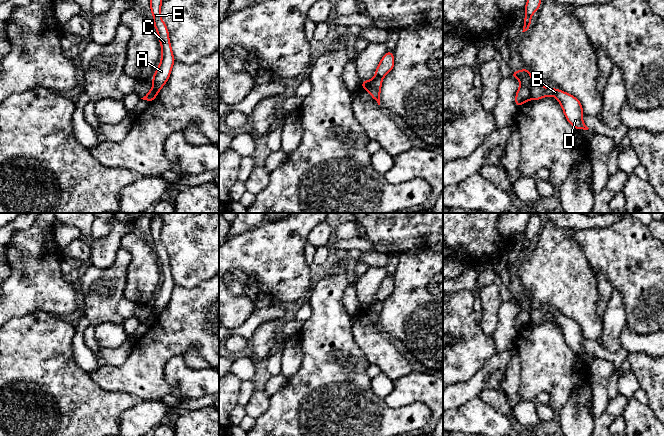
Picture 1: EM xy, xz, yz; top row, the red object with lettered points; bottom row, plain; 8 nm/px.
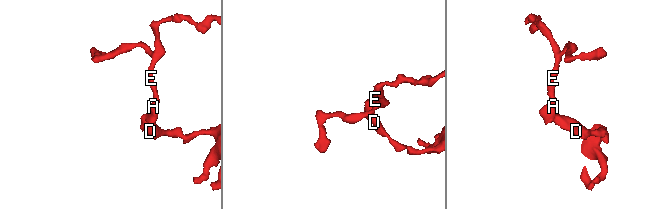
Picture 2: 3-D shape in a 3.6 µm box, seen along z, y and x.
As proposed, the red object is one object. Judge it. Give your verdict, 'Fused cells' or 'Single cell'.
Fused cells

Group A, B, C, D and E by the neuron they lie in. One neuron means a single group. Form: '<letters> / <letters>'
A C E / B D

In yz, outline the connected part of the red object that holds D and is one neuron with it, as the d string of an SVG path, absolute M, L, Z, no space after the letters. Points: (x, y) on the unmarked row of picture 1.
M533 306L530 319L532 324L539 324L546 320L554 320L560 327L567 345L577 354L588 354L584 348L582 340L584 335L580 325L562 314L544 311L538 306Z

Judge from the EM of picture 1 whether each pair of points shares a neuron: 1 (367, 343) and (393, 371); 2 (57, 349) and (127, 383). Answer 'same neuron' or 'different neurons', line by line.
1: same neuron
2: different neurons

